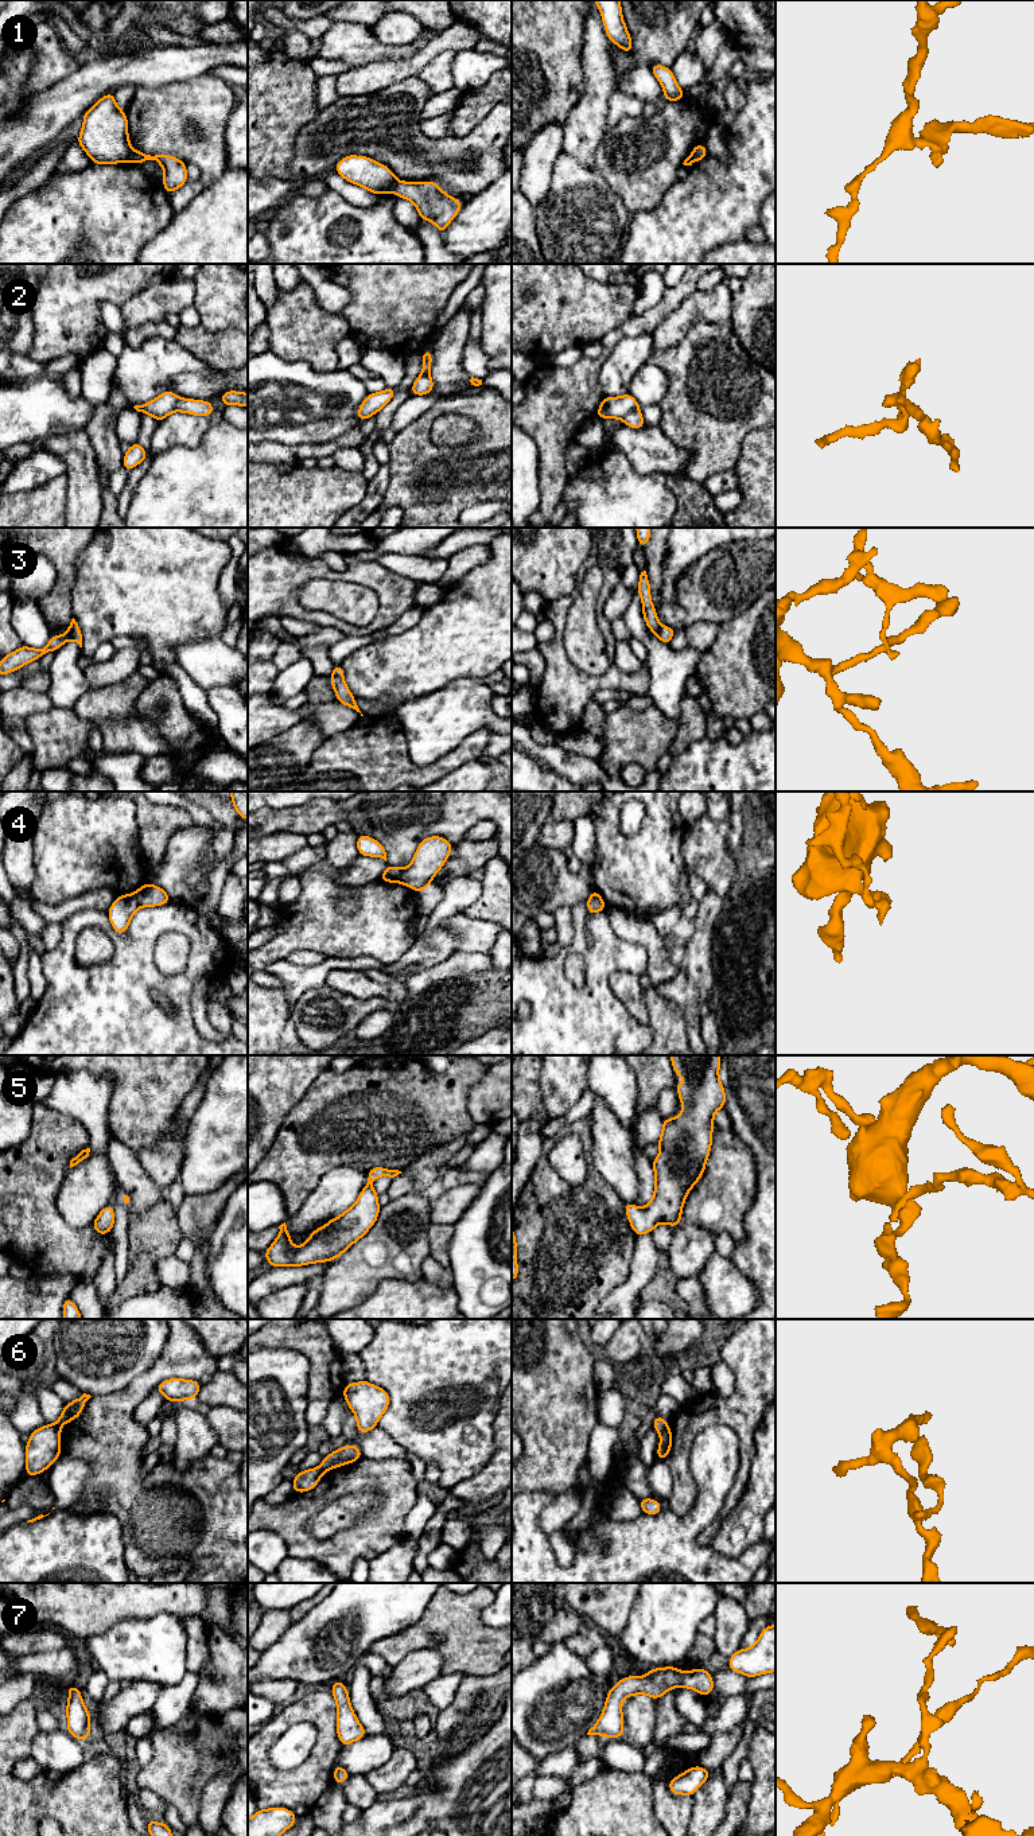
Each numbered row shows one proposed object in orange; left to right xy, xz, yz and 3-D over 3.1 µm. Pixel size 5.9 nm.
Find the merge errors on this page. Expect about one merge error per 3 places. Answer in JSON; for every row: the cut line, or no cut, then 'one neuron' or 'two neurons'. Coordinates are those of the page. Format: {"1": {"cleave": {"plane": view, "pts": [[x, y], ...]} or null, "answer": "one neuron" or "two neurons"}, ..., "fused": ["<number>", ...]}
{"1": {"cleave": {"plane": "yz", "pts": [[700, 143], [694, 160]]}, "answer": "two neurons"}, "2": {"cleave": {"plane": "yz", "pts": [[638, 408], [628, 412], [621, 419]]}, "answer": "two neurons"}, "3": {"cleave": {"plane": "xy", "pts": [[67, 627], [73, 638]]}, "answer": "two neurons"}, "4": {"cleave": {"plane": "xy", "pts": [[132, 894], [140, 906]]}, "answer": "two neurons"}, "5": {"cleave": null, "answer": "one neuron"}, "6": {"cleave": {"plane": "yz", "pts": [[668, 1426], [660, 1432]]}, "answer": "two neurons"}, "7": {"cleave": null, "answer": "one neuron"}, "fused": ["1", "2", "3", "4", "6"]}

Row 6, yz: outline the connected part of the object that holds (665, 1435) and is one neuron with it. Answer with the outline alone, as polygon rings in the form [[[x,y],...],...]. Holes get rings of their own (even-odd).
[[[669,1425],[660,1432],[660,1448],[656,1450],[657,1459],[666,1459],[669,1455],[669,1450],[672,1447],[673,1435],[670,1432]]]

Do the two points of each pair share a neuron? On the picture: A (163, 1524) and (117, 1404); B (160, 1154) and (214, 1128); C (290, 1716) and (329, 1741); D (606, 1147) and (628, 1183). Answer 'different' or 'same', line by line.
A: same
B: different
C: same
D: same

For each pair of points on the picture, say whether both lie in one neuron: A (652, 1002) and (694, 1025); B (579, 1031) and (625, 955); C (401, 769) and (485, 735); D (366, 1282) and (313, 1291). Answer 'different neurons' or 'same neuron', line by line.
A: different neurons
B: same neuron
C: same neuron
D: different neurons

